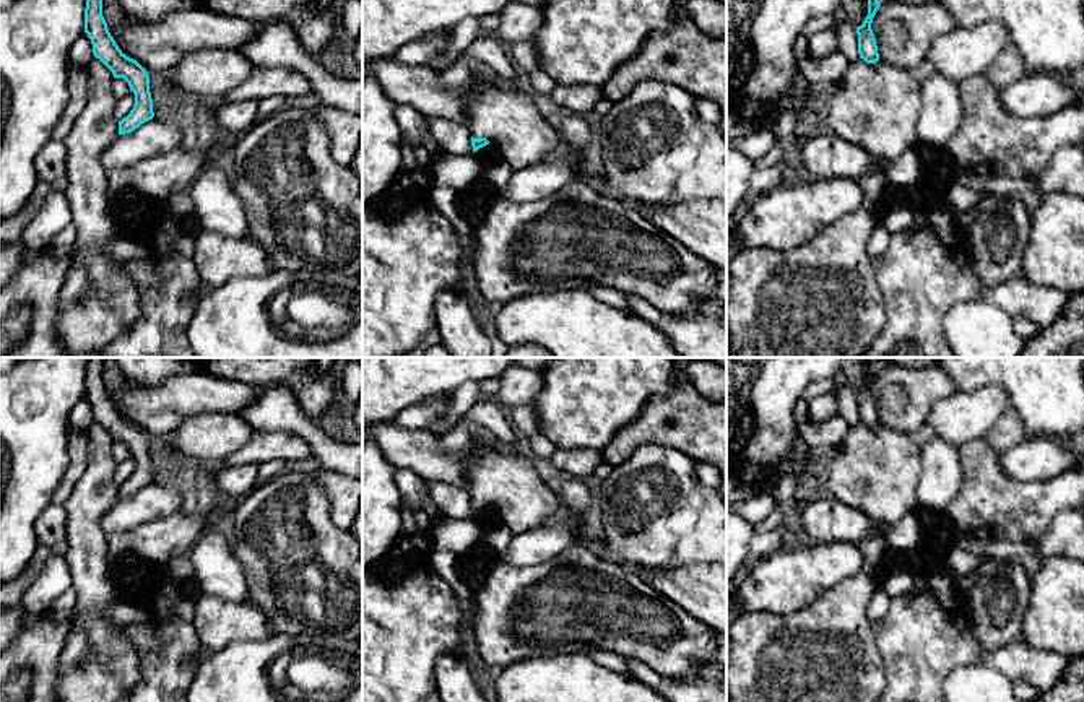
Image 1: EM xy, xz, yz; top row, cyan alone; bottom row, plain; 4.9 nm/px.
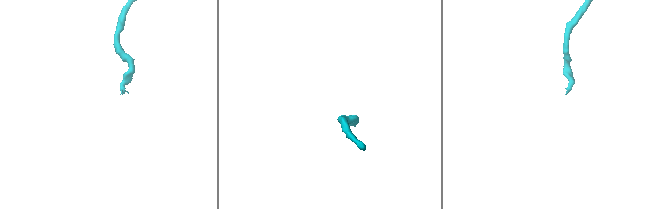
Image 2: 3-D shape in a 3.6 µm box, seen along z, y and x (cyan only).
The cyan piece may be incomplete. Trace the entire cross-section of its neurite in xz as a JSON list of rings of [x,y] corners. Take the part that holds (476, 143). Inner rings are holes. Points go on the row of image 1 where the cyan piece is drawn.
[[[471,65],[475,91],[466,104],[473,153],[494,143],[501,159],[518,171],[553,156],[561,133],[538,112],[533,99],[491,72]]]

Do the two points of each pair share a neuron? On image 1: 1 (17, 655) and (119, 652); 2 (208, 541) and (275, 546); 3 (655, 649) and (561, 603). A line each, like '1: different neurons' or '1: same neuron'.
1: different neurons
2: different neurons
3: same neuron

